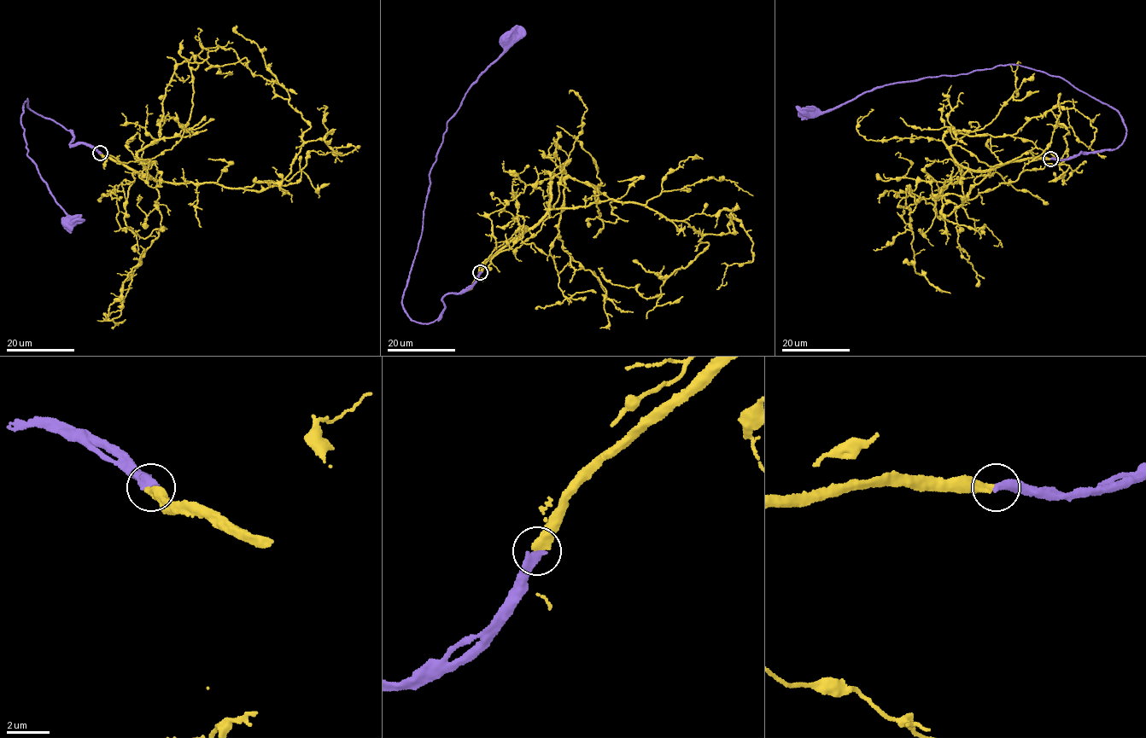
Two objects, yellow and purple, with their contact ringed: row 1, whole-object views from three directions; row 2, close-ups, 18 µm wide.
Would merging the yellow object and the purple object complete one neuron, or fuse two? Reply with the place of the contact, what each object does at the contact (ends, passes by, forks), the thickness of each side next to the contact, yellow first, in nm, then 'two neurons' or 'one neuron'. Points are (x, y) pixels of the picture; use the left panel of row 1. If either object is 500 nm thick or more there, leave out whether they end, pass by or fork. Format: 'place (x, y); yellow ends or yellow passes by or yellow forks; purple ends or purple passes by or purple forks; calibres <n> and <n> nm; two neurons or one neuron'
place (100, 153); yellow ends; purple ends; calibres 360 and 440 nm; one neuron

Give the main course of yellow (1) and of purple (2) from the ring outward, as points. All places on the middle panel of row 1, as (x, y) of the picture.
1: (480, 272), (550, 210), (608, 199), (682, 221), (709, 243), (651, 298), (637, 285), (611, 284), (602, 267)
2: (480, 272), (441, 298), (444, 310), (432, 322), (410, 319), (403, 293), (430, 169), (447, 122), (505, 40)

